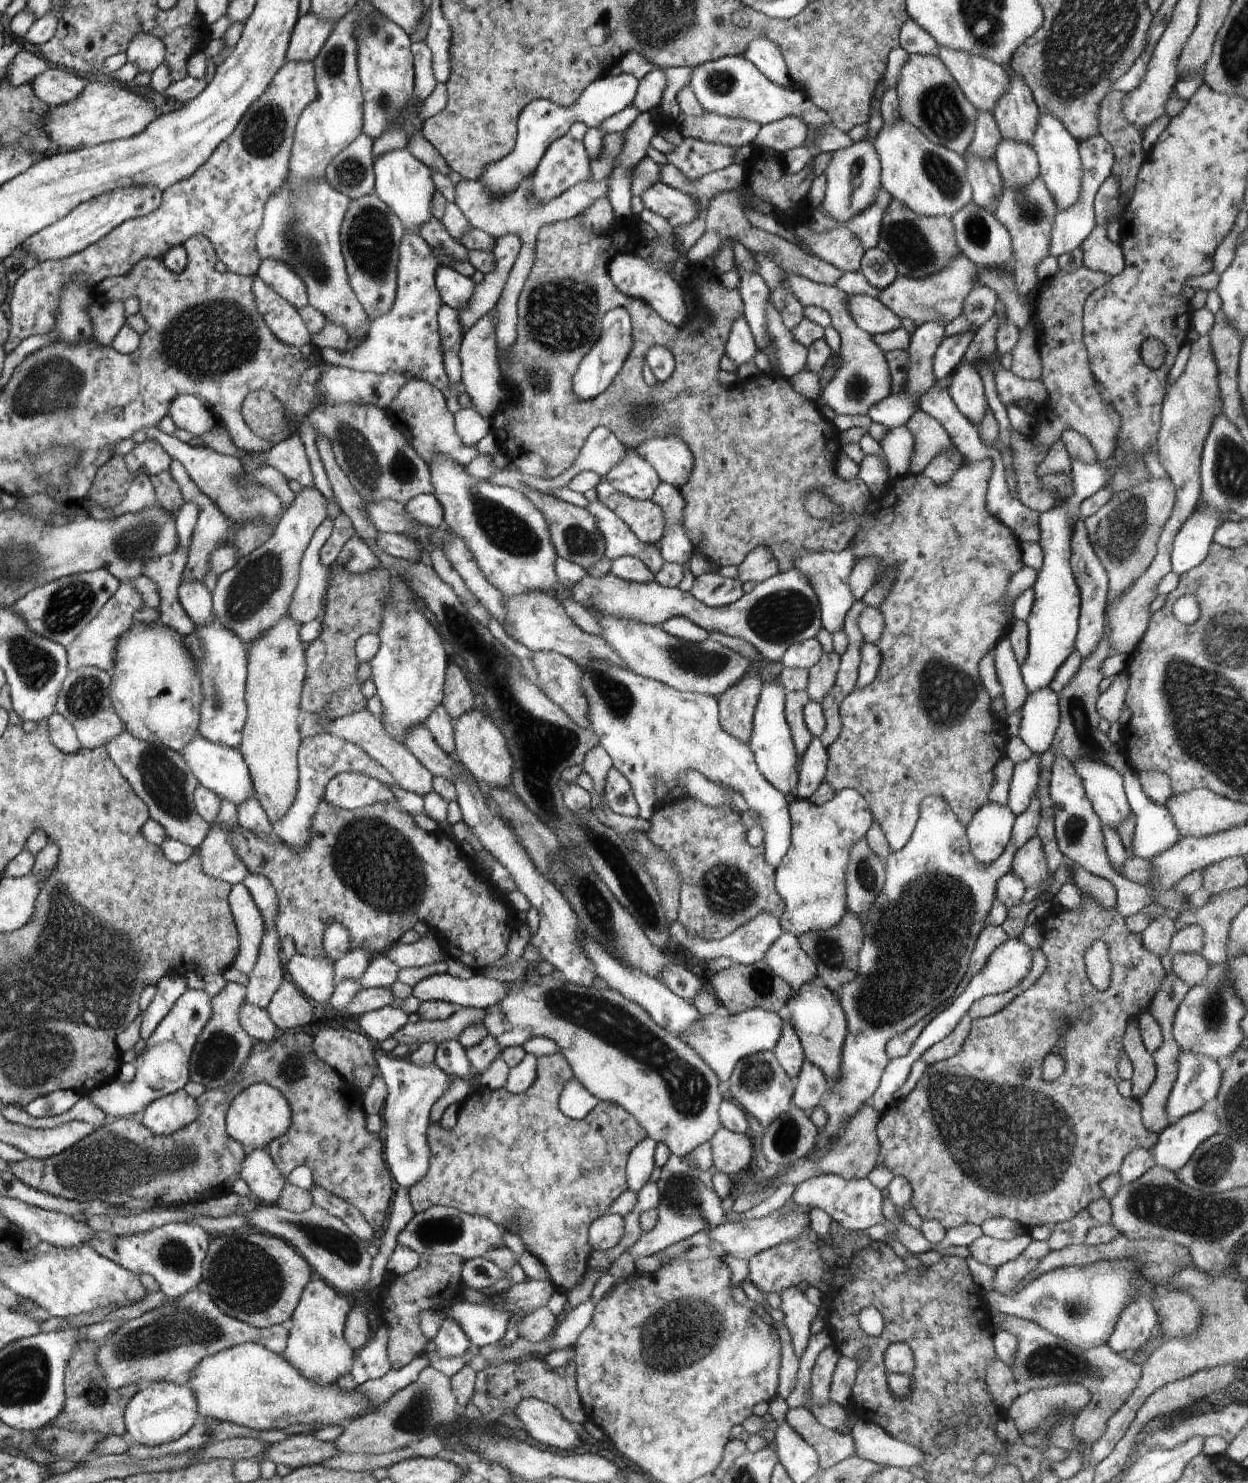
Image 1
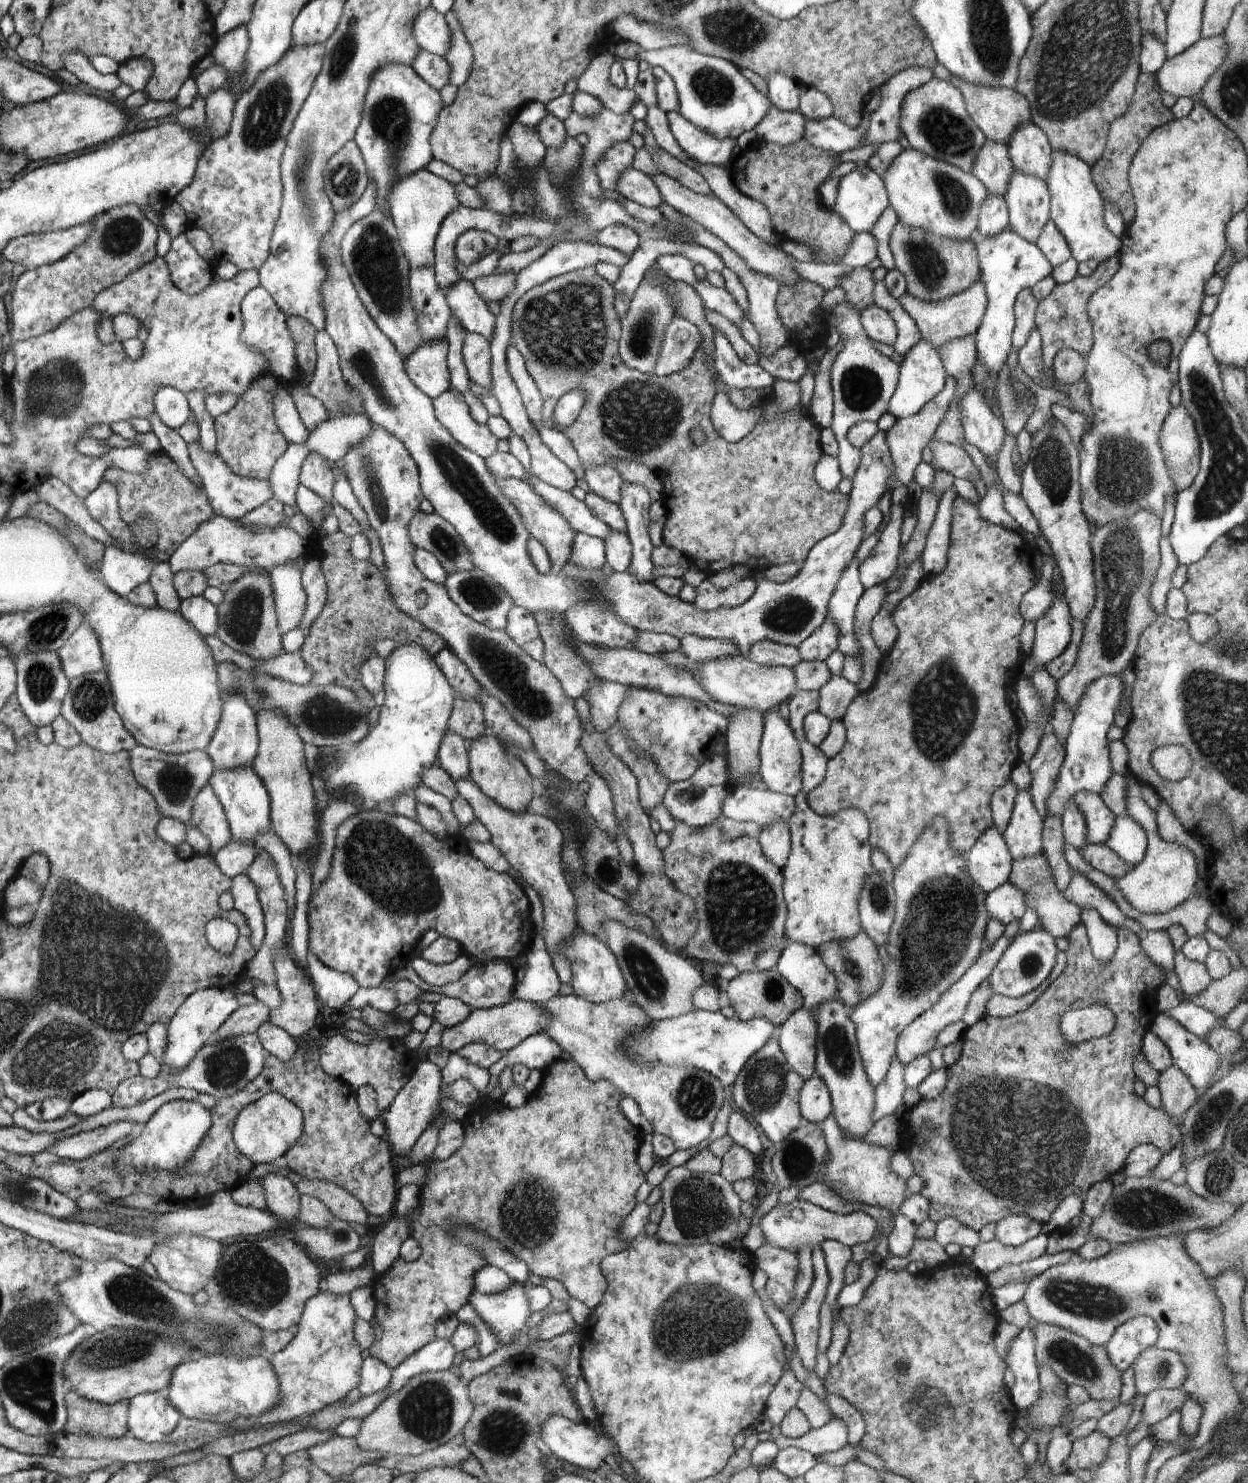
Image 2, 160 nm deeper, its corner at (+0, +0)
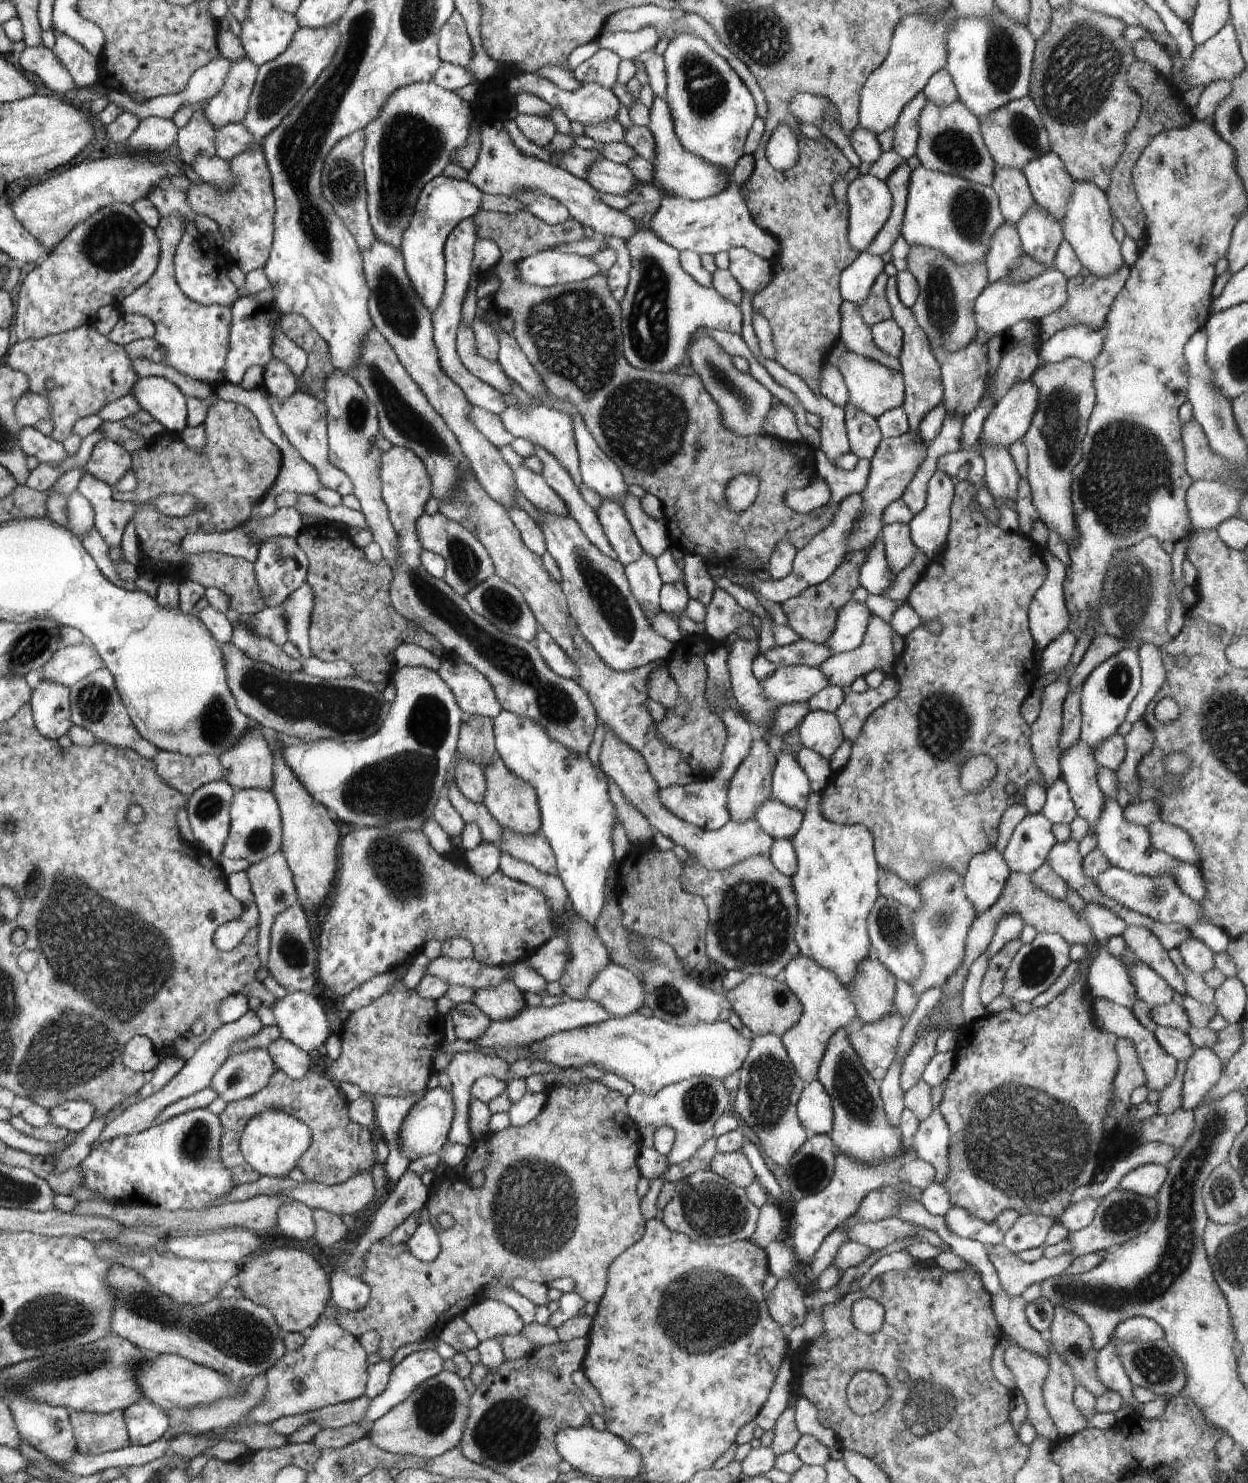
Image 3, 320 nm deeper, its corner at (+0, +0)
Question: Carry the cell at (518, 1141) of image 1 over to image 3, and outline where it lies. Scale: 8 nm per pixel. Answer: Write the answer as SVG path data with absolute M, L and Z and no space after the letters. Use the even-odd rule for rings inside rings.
M586 1078L586 1084L570 1088L570 1086L554 1086L552 1090L545 1090L546 1104L540 1110L540 1114L524 1124L524 1126L508 1126L504 1130L498 1132L490 1132L486 1138L488 1144L488 1152L490 1152L490 1160L484 1166L484 1175L486 1182L483 1186L472 1186L469 1180L462 1180L460 1176L453 1176L451 1173L445 1176L438 1176L433 1180L430 1178L432 1184L432 1194L426 1202L426 1207L423 1211L426 1222L429 1222L435 1230L438 1240L440 1240L440 1254L436 1260L432 1262L421 1261L416 1259L408 1250L407 1243L398 1245L388 1245L386 1249L382 1246L382 1242L377 1241L374 1246L368 1248L368 1254L364 1254L364 1274L358 1276L368 1289L370 1290L370 1300L368 1304L360 1310L360 1312L348 1312L344 1308L338 1307L335 1303L331 1302L330 1305L334 1306L334 1310L338 1310L338 1324L346 1328L350 1334L359 1338L362 1334L375 1331L379 1338L378 1353L382 1356L382 1360L391 1360L399 1347L406 1346L415 1342L424 1341L428 1334L434 1328L442 1328L446 1325L448 1320L452 1318L461 1317L470 1306L473 1306L480 1299L483 1299L483 1289L494 1280L514 1281L516 1278L524 1278L524 1280L532 1280L532 1282L548 1284L556 1279L570 1277L574 1280L575 1286L573 1292L576 1292L582 1300L588 1304L594 1302L599 1304L604 1297L606 1288L608 1287L608 1266L620 1255L623 1254L628 1248L639 1242L642 1238L646 1228L646 1221L640 1214L641 1200L638 1198L637 1185L642 1178L640 1170L638 1170L638 1158L642 1148L640 1126L633 1123L628 1115L628 1106L626 1096L615 1092L612 1088L604 1086L601 1081L594 1081ZM438 1214L450 1214L454 1218L455 1225L448 1230L442 1230L438 1227Z

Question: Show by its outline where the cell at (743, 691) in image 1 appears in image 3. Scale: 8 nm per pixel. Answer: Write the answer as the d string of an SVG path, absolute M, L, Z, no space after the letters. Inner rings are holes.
M755 735L748 752L748 758L742 760L742 764L738 766L738 770L731 779L728 790L728 812L730 819L734 822L744 822L744 820L754 819L754 810L758 810L758 804L766 802L768 798L773 797L772 794L772 774L776 764L776 756L772 752L767 740Z

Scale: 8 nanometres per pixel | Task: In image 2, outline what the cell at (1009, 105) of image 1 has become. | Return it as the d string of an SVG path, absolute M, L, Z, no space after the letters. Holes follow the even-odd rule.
M1032 120L1013 130L1007 149L1015 169L1046 183L1053 161L1053 150L1046 134Z

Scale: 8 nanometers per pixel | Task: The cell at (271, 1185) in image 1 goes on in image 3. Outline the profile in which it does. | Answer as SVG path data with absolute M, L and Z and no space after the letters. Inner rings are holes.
M290 1199L284 1206L280 1206L276 1214L278 1232L294 1238L294 1240L309 1240L314 1237L316 1226L312 1220L311 1209L308 1206Z

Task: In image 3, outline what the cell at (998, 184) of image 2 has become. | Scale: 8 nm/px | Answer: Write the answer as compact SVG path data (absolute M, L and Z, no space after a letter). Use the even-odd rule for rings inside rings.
M995 164L990 188L998 196L1003 218L1014 224L1014 227L1020 222L1022 214L1032 206L1032 202L1035 202L1024 174L1020 170L1016 171L1016 168L1000 168Z

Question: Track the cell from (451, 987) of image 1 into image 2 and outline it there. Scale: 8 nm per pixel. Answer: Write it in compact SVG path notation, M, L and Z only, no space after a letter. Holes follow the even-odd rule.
M540 935L534 936L526 956L528 962L524 967L524 980L520 984L516 982L512 998L542 1005L558 996L561 982L554 970L544 939Z

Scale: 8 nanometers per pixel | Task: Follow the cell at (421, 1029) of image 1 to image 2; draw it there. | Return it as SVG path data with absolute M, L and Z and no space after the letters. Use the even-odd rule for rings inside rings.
M514 999L493 1009L472 1009L467 1018L455 1027L448 1027L441 1037L441 1045L450 1053L456 1053L470 1043L484 1043L497 1051L504 1052L518 1046L523 1040L536 1033L542 1033L551 1016L536 1004L522 999Z

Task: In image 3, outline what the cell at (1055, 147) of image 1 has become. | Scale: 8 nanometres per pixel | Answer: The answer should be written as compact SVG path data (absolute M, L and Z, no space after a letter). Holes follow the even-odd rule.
M1073 180L1072 194L1064 208L1064 218L1061 226L1064 241L1068 242L1074 250L1074 254L1082 267L1090 270L1091 274L1098 278L1106 278L1110 274L1118 272L1118 266L1122 266L1121 244L1112 234L1113 217L1106 199L1106 193L1102 192L1092 182L1080 182Z

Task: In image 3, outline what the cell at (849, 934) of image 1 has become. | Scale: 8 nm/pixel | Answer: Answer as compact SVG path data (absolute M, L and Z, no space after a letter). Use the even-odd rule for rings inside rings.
M871 953L858 964L858 972L846 986L852 996L857 1017L863 1023L878 1022L895 1009L895 977Z

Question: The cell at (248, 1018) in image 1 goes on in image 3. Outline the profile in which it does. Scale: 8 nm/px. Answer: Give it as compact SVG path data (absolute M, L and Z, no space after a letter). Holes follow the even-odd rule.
M282 1036L268 1044L267 1052L275 1067L290 1076L292 1080L304 1078L306 1072L310 1070L312 1060L309 1054Z

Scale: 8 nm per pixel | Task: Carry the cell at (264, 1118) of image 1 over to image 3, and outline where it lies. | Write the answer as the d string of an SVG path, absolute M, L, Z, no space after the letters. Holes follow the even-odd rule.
M269 1109L252 1116L244 1126L239 1150L242 1150L242 1157L259 1176L289 1179L288 1174L297 1167L298 1158L302 1158L310 1142L311 1131L302 1120L290 1116L284 1110Z

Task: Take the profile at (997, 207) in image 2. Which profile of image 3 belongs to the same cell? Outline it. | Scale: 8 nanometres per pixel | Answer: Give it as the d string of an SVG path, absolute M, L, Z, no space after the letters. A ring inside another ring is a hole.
M1004 220L1004 226L990 236L985 261L988 281L1006 281L1008 272L1020 262L1024 252L1016 227Z

